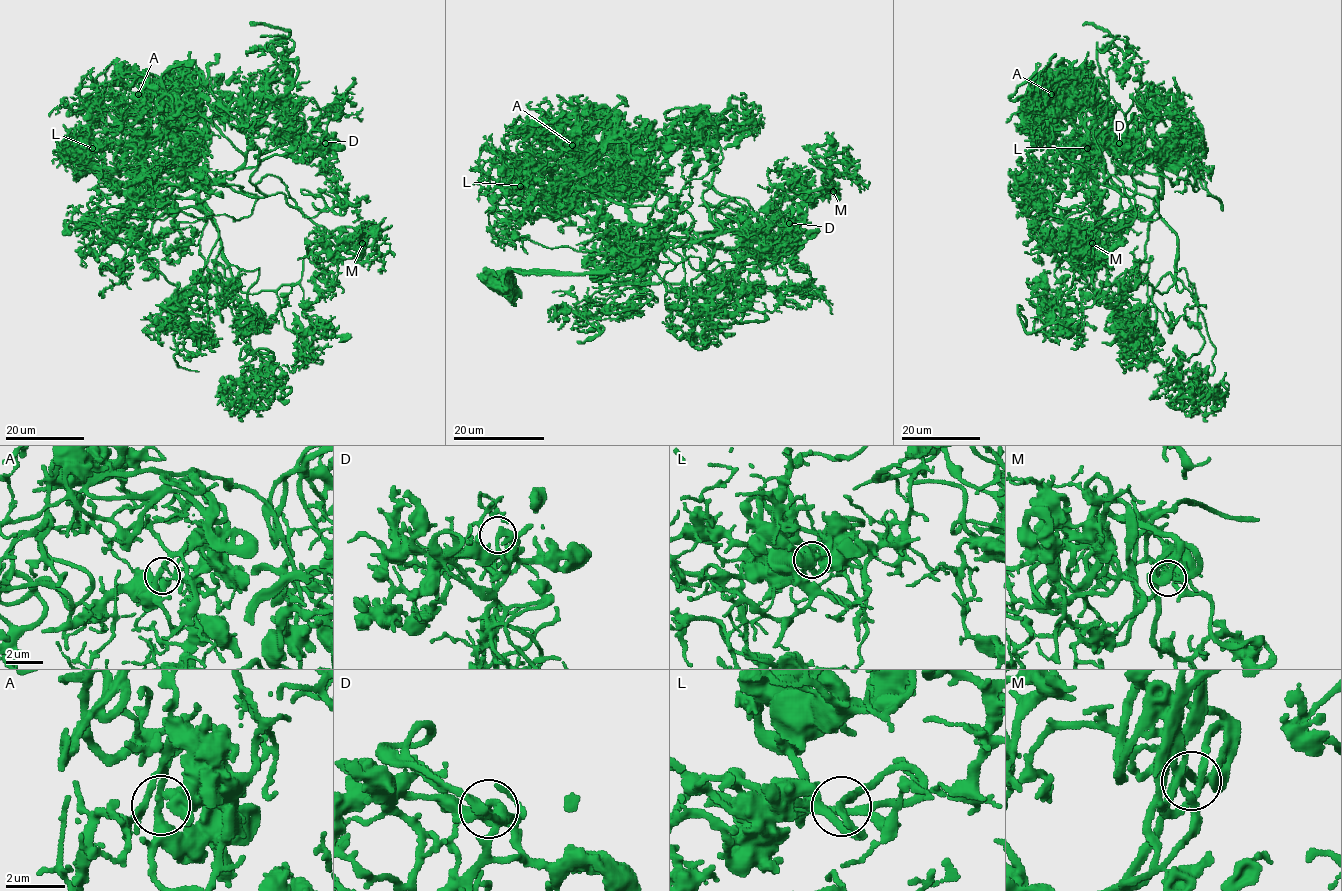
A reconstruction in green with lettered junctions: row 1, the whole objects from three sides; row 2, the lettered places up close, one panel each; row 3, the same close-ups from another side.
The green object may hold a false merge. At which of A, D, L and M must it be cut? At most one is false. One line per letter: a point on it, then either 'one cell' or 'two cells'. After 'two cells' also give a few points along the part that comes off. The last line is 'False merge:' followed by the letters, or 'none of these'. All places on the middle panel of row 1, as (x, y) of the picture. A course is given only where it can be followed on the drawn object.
A: at (572, 145); one cell
D: at (789, 223); one cell
L: at (520, 186); one cell
M: at (833, 191); one cell
False merge: none of these

